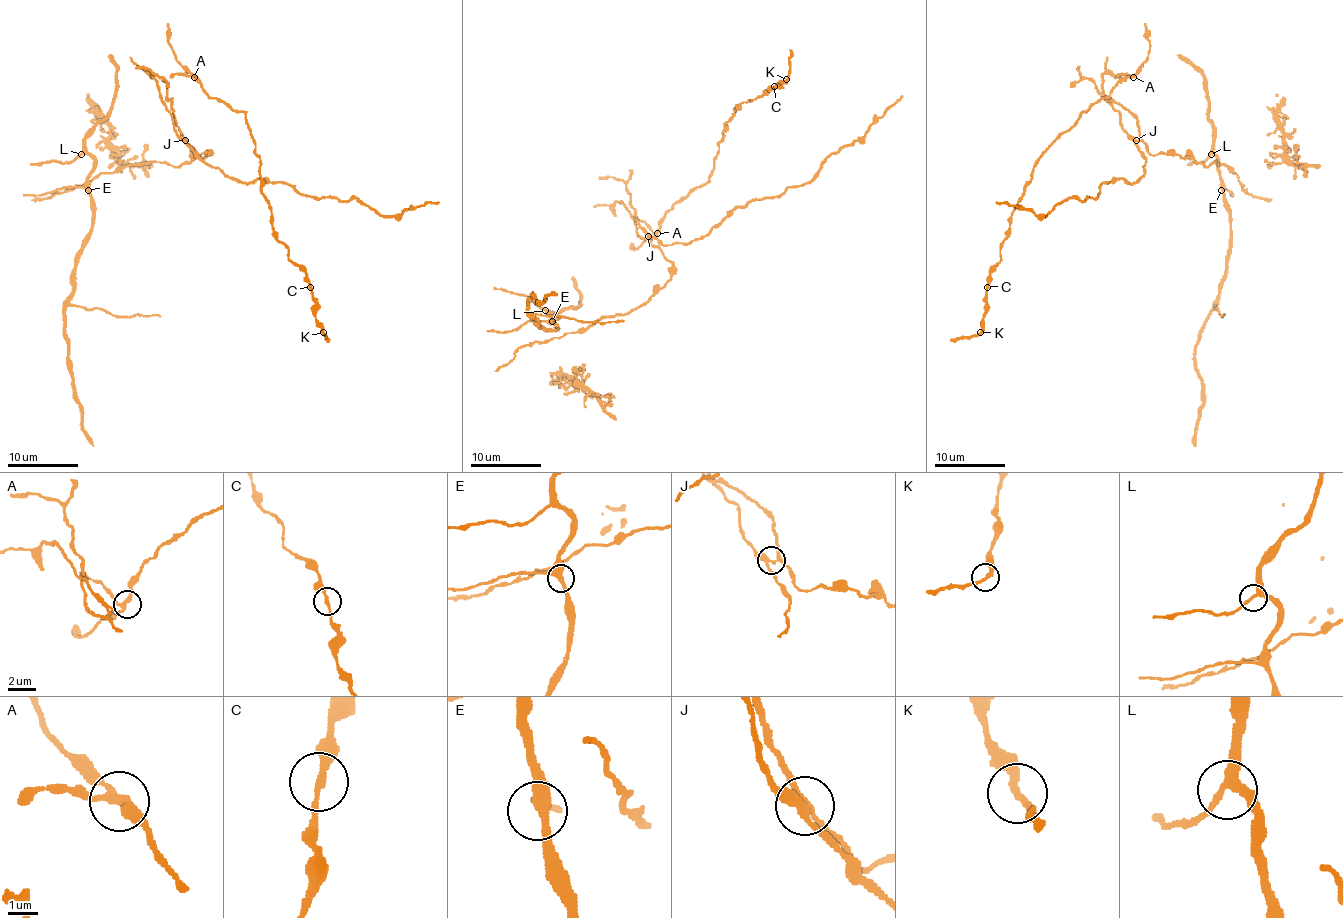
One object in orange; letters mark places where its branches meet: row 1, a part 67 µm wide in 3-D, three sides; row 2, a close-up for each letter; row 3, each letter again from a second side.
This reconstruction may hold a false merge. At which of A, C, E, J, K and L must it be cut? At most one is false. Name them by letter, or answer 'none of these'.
J

